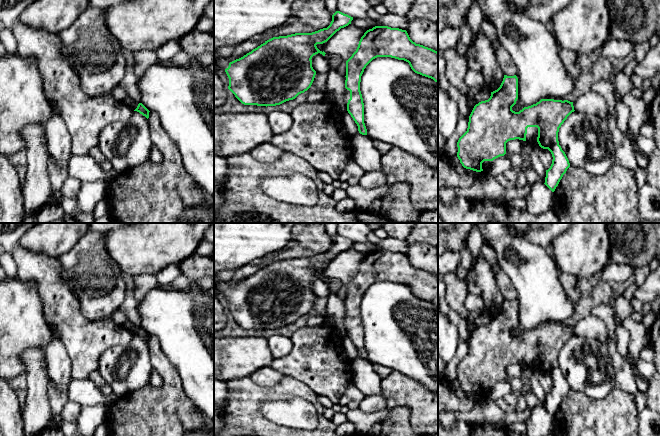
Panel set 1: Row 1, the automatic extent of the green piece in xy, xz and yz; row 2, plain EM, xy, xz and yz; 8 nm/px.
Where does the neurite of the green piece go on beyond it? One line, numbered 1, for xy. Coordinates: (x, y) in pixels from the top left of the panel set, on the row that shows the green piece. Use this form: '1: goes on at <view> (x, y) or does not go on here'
1: does not go on here

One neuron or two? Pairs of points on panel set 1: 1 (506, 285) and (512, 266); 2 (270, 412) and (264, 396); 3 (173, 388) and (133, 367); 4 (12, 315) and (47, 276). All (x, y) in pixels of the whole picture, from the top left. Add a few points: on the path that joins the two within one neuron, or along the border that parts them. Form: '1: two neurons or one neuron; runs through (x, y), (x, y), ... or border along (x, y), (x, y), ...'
1: two neurons; border along (499, 266), (514, 288), (516, 298)
2: two neurons; border along (289, 399), (264, 401), (259, 410)
3: two neurons; border along (148, 347), (150, 362), (154, 370)
4: two neurons; border along (18, 277), (33, 284), (40, 298), (42, 311)

